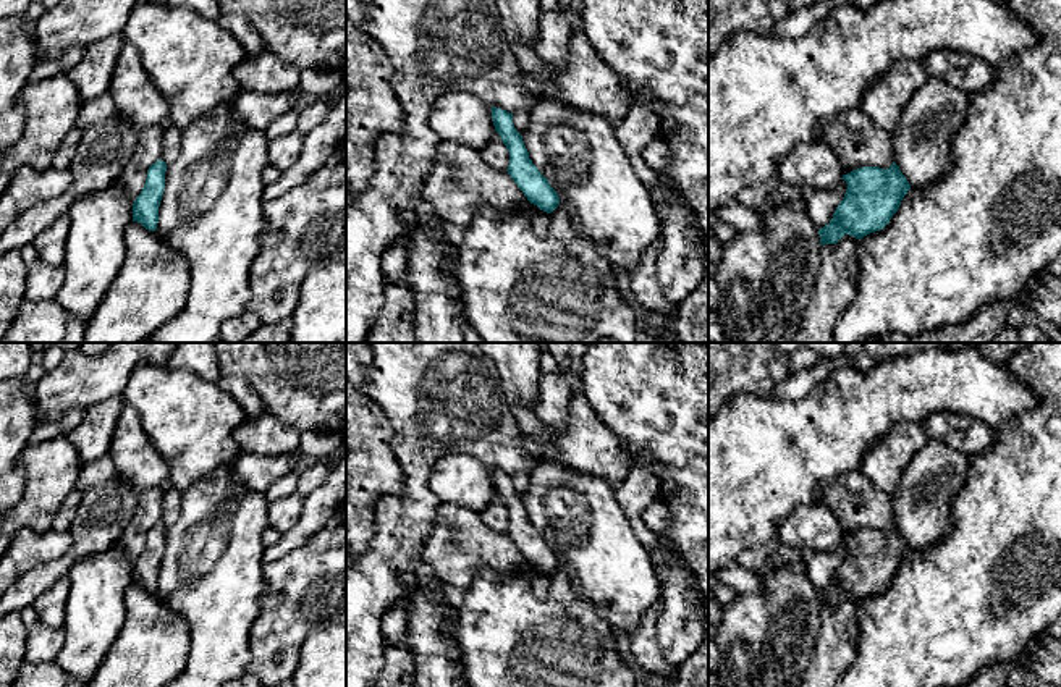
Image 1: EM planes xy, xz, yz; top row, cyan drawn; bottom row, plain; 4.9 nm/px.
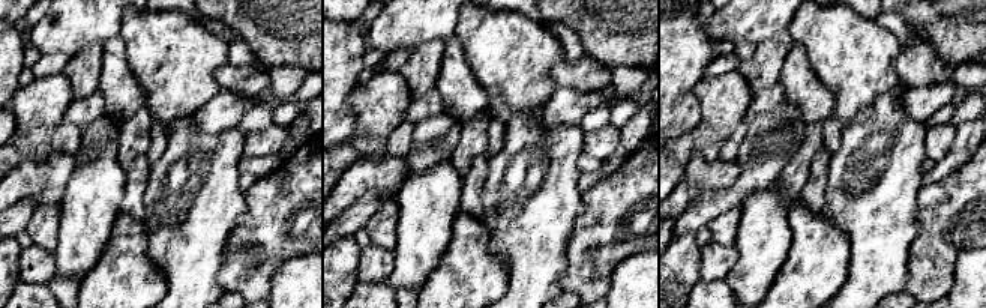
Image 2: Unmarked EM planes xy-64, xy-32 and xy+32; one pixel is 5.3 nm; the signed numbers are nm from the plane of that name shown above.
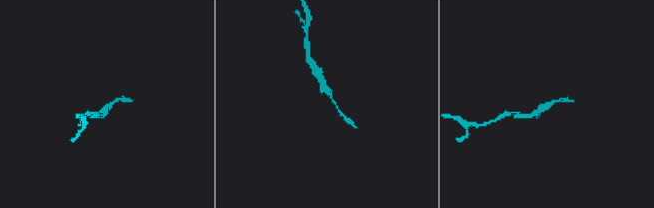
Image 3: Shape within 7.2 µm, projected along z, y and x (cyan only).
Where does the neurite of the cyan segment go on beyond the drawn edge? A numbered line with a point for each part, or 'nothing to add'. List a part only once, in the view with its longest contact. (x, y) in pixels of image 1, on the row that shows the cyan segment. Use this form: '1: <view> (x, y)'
nothing to add

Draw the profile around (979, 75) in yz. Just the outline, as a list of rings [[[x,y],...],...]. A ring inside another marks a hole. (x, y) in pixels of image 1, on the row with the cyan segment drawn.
[[[974,58],[967,68],[949,70],[943,79],[959,91],[975,94],[987,91],[995,82],[996,70],[985,60]]]

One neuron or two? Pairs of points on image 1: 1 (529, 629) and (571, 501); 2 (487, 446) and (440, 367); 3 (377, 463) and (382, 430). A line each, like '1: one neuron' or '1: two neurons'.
1: two neurons
2: one neuron
3: one neuron

